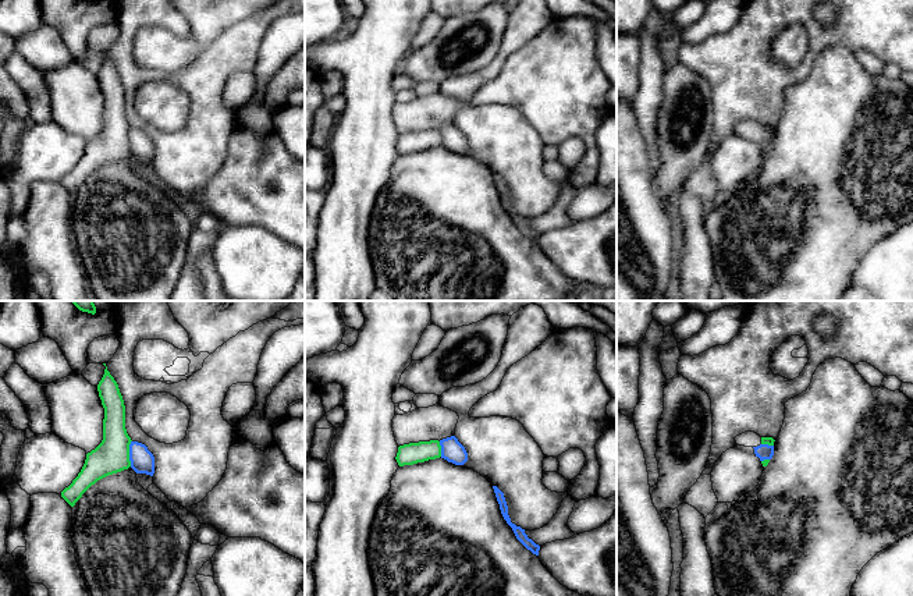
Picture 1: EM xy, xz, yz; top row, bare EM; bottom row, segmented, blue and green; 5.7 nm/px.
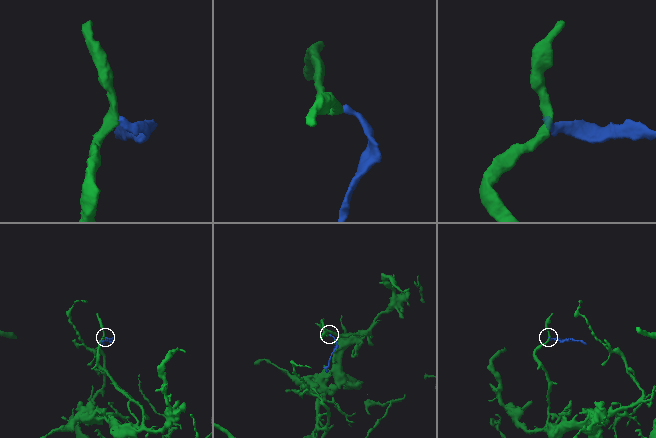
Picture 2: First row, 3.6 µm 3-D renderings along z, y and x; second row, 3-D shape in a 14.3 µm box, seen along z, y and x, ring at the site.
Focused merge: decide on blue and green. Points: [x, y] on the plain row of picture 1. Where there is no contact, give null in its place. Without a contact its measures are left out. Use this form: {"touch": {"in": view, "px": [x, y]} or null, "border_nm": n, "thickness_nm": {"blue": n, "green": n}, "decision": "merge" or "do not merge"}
{"touch": {"in": "xy", "px": [130, 141]}, "border_nm": 150, "thickness_nm": {"blue": 140, "green": 200}, "decision": "do not merge"}

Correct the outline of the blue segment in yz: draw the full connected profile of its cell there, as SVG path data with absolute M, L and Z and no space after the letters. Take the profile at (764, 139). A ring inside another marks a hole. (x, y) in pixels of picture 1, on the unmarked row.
M745 120L735 125L738 134L753 135L756 145L760 149L771 148L774 143L774 134L763 132L761 125L754 120Z

